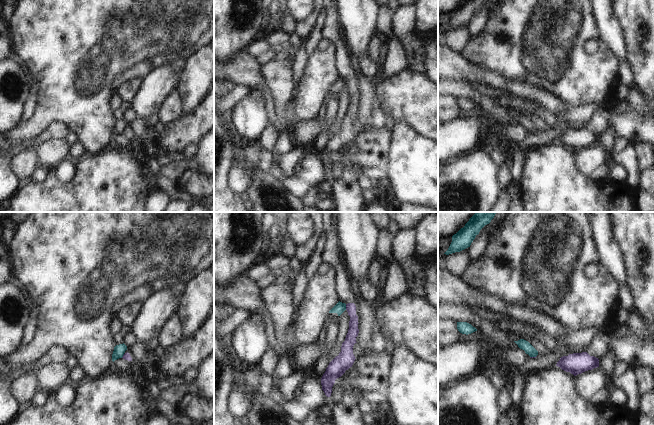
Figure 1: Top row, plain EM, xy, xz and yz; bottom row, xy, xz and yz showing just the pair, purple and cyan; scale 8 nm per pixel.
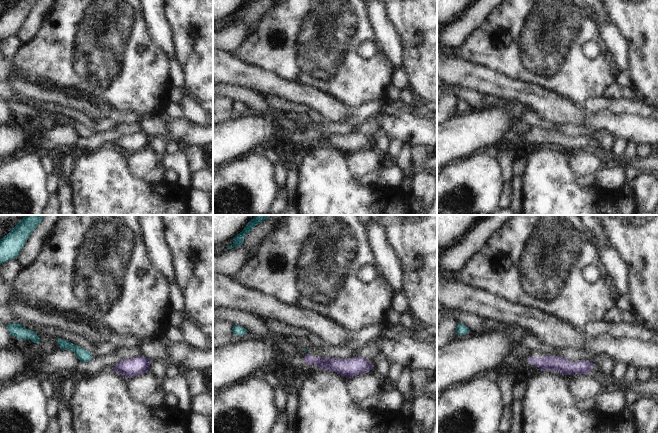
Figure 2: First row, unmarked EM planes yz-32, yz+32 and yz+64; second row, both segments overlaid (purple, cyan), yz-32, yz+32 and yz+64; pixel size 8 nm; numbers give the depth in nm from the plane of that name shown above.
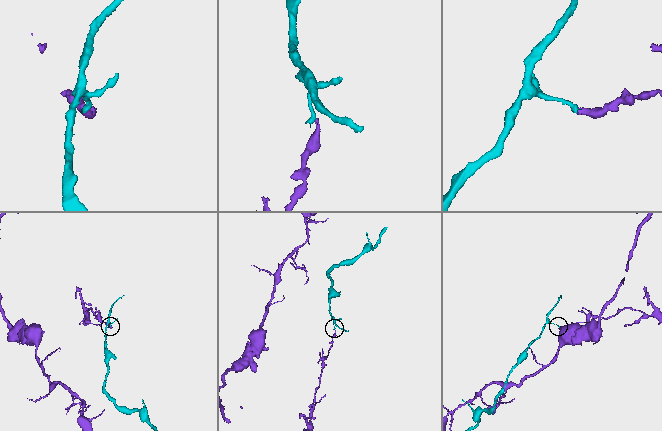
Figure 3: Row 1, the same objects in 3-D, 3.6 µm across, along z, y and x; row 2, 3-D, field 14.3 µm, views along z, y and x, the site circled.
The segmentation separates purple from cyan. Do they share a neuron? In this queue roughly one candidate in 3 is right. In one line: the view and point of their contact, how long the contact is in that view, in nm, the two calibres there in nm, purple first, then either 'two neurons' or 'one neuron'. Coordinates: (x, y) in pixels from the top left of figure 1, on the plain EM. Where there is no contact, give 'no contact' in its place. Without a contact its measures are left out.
contact xz (346, 83); length 50 nm; calibres 90 and 90 nm; two neurons

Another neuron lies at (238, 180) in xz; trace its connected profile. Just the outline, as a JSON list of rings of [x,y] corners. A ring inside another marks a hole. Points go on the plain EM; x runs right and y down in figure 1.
[[[235,164],[228,172],[228,187],[237,195],[245,193],[249,184],[249,176],[241,164]]]

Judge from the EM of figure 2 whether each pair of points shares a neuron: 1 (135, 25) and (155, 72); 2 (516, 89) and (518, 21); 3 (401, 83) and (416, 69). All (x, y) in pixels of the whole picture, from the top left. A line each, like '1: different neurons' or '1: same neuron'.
1: same neuron
2: different neurons
3: different neurons

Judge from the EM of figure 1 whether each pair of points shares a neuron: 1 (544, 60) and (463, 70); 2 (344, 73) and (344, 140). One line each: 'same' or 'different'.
1: different
2: same

